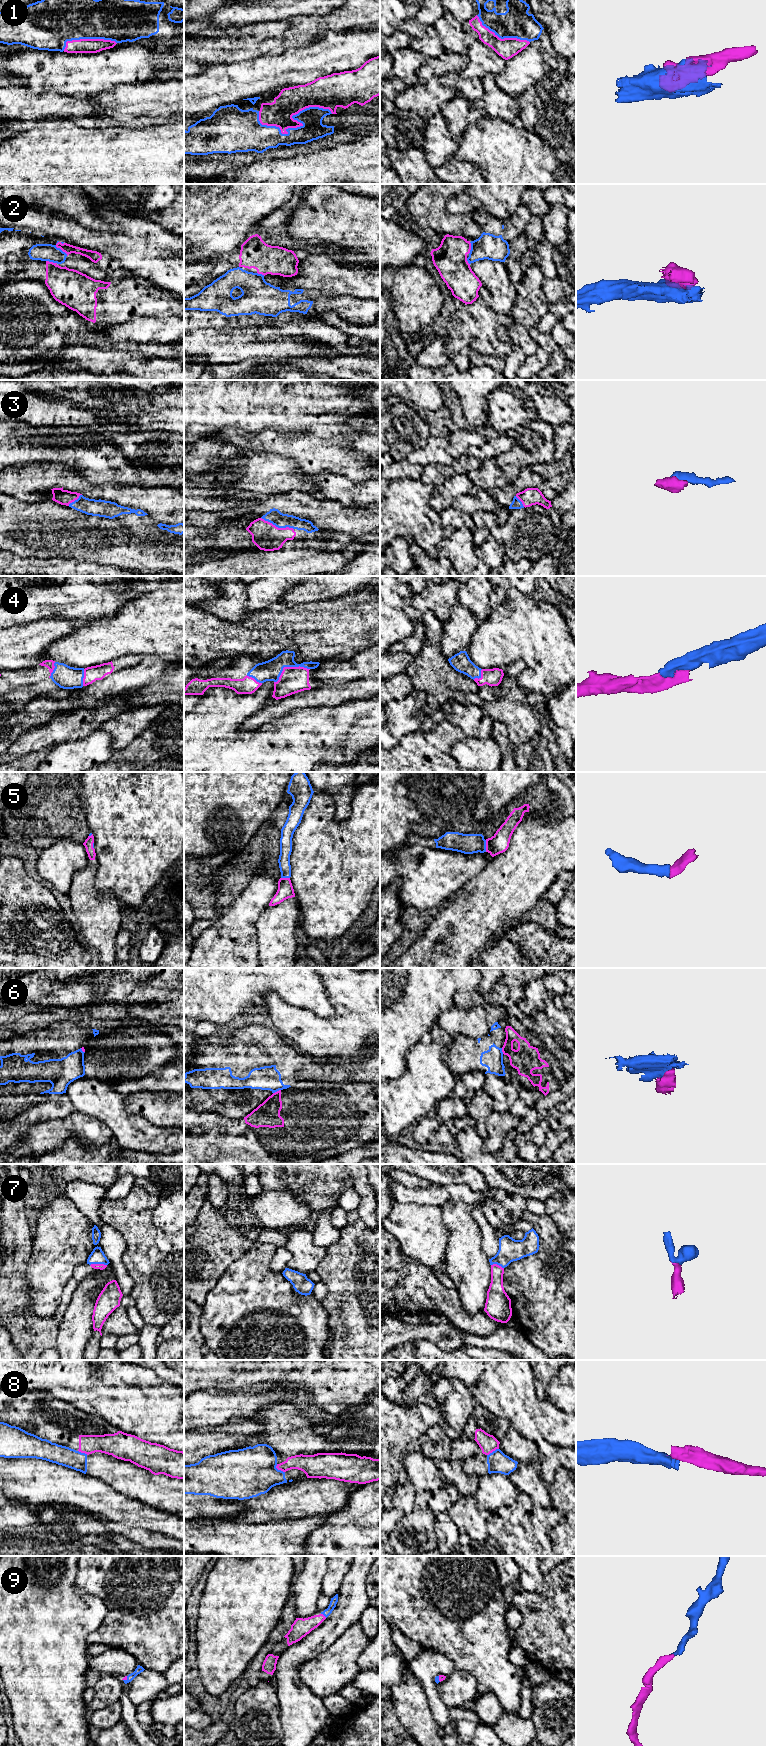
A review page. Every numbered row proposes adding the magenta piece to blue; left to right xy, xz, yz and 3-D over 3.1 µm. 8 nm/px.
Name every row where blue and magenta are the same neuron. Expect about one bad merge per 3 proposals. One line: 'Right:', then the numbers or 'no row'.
Right: 1, 3, 4, 5, 7, 9

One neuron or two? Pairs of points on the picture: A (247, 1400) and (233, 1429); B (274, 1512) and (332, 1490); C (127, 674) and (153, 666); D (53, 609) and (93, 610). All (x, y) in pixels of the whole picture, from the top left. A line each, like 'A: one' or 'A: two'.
A: two
B: one
C: one
D: one

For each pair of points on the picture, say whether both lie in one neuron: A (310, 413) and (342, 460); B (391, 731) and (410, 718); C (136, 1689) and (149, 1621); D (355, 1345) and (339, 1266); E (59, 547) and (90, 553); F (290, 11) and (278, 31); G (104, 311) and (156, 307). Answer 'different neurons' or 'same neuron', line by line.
A: different neurons
B: same neuron
C: different neurons
D: same neuron
E: same neuron
F: different neurons
G: same neuron

